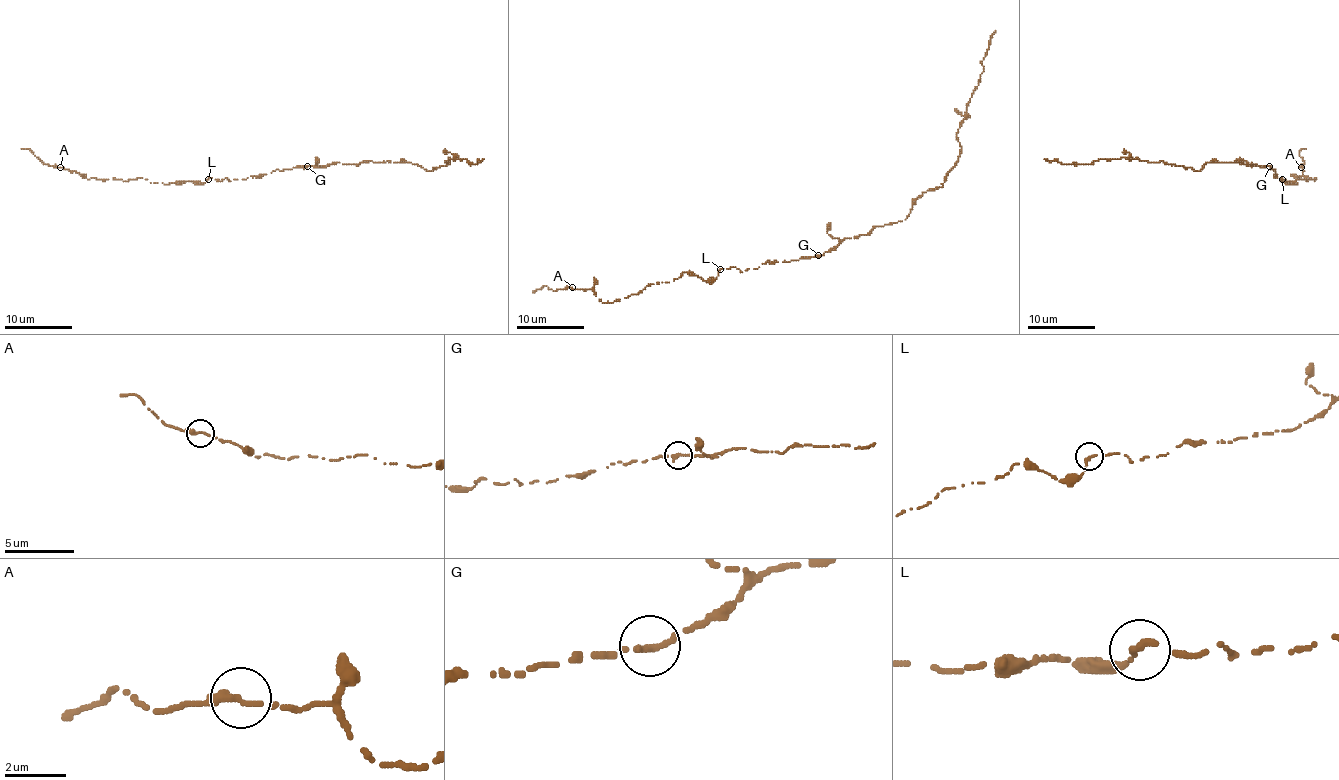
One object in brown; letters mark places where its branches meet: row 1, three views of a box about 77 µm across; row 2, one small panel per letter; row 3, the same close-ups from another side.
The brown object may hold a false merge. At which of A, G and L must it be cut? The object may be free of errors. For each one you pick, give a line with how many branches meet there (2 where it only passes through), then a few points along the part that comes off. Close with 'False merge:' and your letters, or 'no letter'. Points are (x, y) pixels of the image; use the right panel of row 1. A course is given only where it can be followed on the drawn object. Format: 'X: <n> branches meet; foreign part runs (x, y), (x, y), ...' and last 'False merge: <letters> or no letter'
False merge: no letter

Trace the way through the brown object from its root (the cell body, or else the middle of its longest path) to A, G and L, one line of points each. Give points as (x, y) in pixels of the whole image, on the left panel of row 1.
A: (292, 169), (276, 169), (246, 179), (210, 178), (205, 183), (164, 184), (142, 178), (88, 179), (60, 167)
G: (292, 169), (307, 166)
L: (292, 169), (276, 169), (246, 179), (208, 179)

